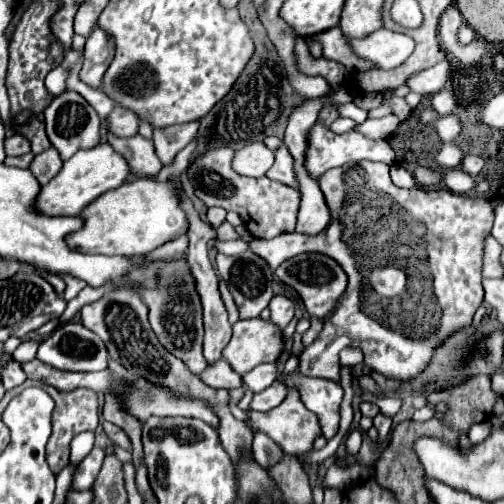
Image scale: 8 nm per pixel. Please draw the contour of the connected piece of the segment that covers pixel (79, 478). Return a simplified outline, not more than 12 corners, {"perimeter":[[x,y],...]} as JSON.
{"perimeter":[[94,446],[78,465],[72,487],[86,491],[97,477],[105,452]]}

